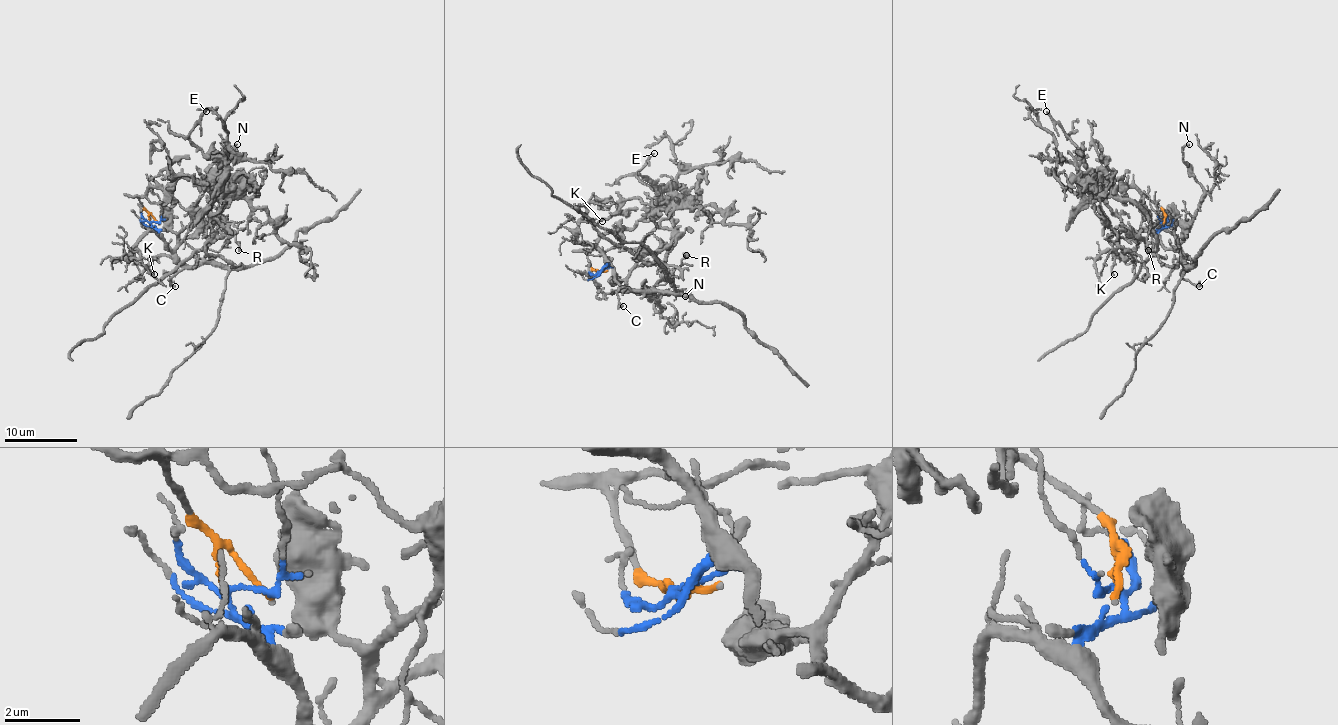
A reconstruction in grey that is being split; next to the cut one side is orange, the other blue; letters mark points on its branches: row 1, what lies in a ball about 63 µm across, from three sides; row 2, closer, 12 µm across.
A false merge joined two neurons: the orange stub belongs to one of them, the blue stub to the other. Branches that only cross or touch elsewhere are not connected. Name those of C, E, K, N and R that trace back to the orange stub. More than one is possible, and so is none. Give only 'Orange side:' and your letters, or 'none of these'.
Orange side: E

